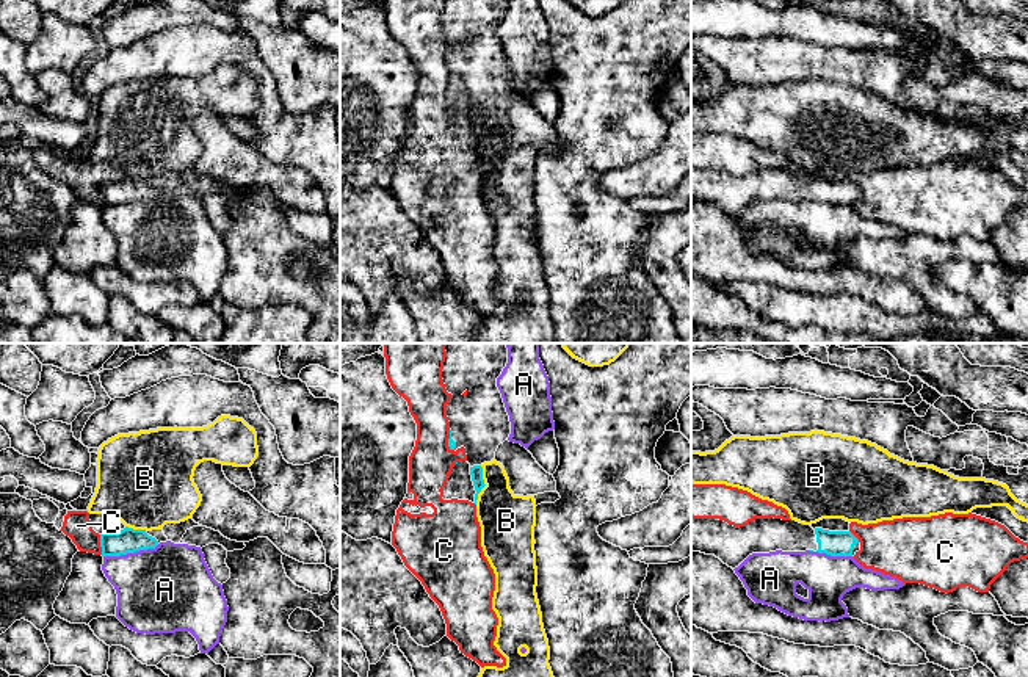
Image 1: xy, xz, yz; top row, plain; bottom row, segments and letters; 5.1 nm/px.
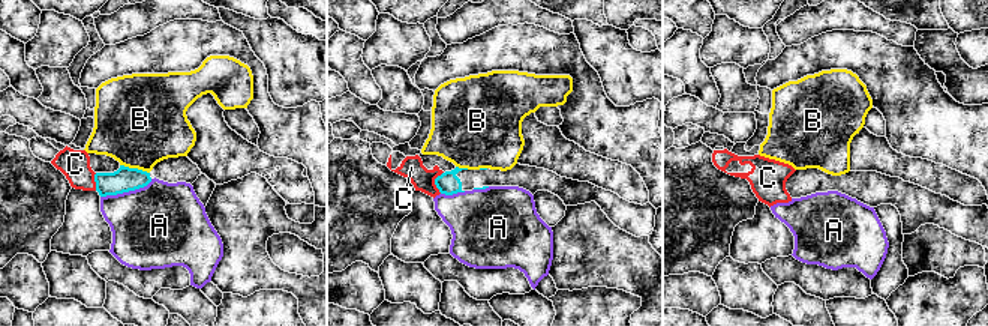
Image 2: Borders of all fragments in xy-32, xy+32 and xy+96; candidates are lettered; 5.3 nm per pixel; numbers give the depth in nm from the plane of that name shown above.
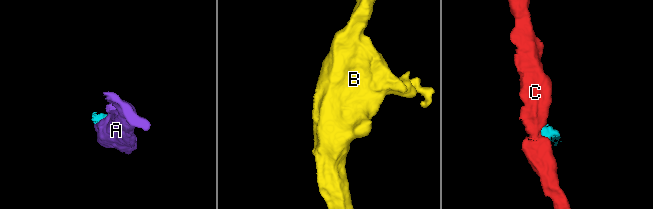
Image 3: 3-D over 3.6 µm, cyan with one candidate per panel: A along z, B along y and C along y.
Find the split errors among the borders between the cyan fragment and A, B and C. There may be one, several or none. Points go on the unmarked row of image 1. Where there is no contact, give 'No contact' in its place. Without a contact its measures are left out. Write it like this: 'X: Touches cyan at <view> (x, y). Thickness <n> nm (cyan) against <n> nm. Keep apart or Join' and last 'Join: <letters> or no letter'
A: Touches cyan at xy (130, 201). Thickness 130 nm (cyan) against 440 nm. Keep apart
B: Touches cyan at xz (485, 133). Thickness 60 nm (cyan) against 280 nm. Keep apart
C: Touches cyan at xy (101, 193). Thickness 130 nm (cyan) against 140 nm. Keep apart
Join: no letter

